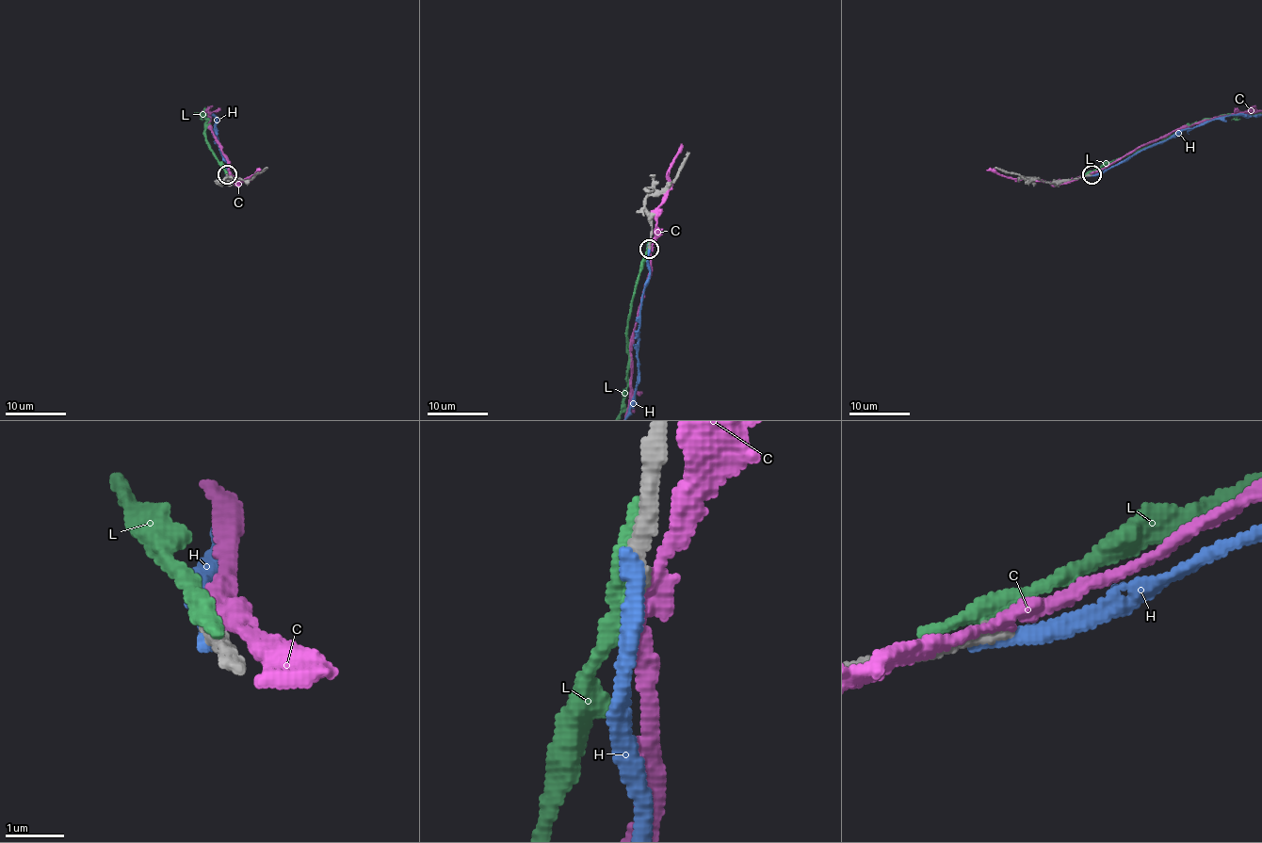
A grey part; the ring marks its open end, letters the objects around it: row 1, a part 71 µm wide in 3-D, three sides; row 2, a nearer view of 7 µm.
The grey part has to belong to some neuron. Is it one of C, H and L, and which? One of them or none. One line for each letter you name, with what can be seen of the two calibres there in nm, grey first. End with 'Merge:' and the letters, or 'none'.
Merge: none

